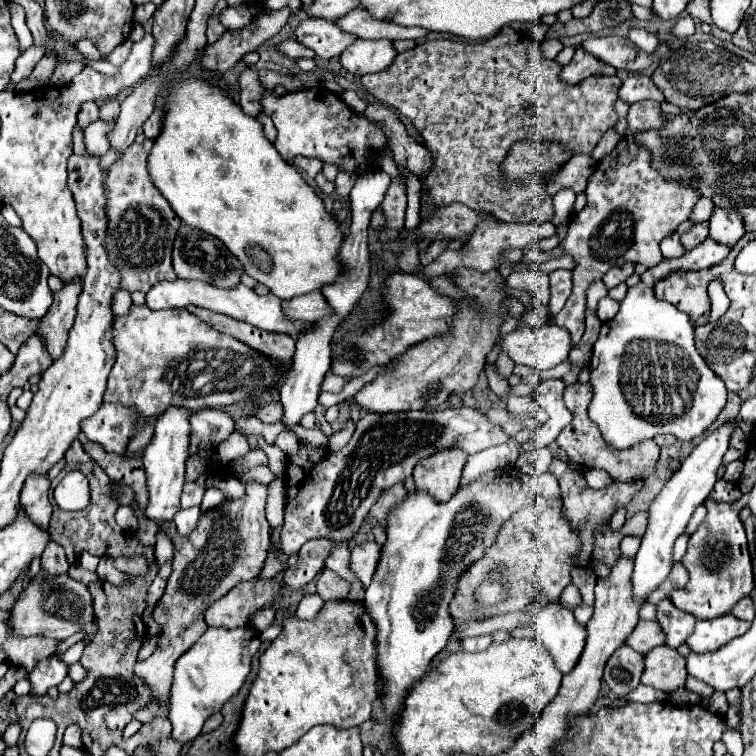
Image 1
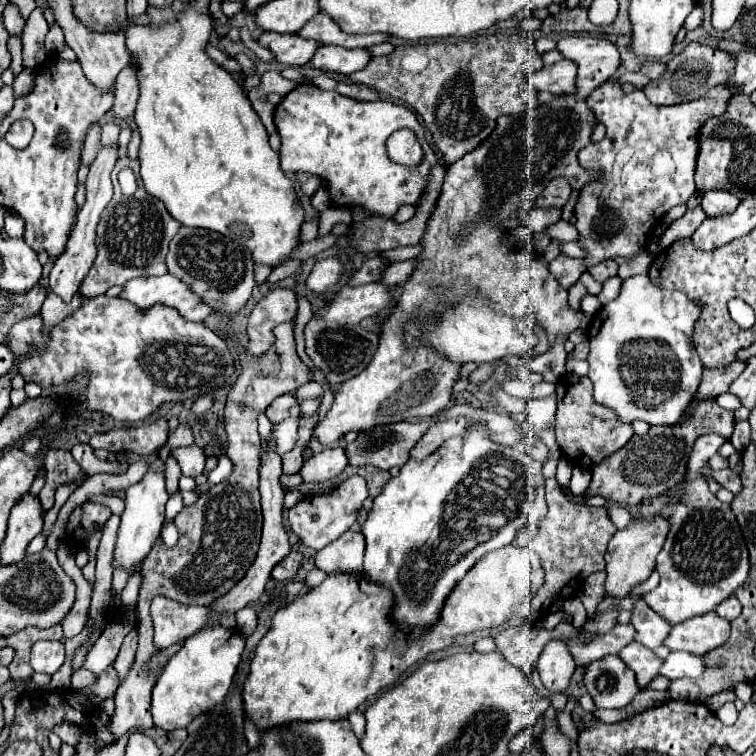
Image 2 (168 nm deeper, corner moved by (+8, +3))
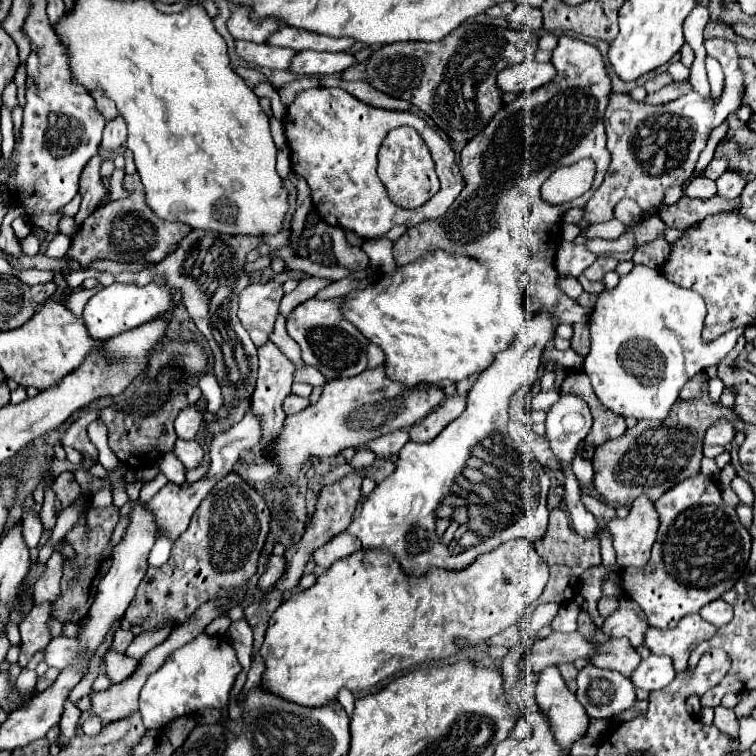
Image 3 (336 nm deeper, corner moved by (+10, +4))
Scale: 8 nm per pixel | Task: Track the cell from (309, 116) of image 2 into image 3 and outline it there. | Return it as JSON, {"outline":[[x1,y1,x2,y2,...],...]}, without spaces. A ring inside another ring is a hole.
{"outline":[[313,88,295,96,285,112,283,124,287,146,291,150,291,170,307,180,313,206,319,218,329,226,353,230,363,238,381,238,395,224,415,226,423,220,445,214,463,188,451,144,411,110,401,112,375,108,353,98,341,88],[397,126,413,126,423,136,435,160,435,170,441,182,439,192,427,200,425,206,413,210,393,204,387,188,377,176,379,146,387,132]]}

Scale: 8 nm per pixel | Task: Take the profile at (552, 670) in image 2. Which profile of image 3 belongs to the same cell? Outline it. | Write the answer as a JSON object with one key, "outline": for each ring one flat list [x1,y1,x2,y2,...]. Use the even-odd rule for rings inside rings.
{"outline":[[547,666,539,672,535,700,541,712,549,716,555,738,563,748,571,748,575,740,585,736,589,716,575,694,567,688,557,666]]}

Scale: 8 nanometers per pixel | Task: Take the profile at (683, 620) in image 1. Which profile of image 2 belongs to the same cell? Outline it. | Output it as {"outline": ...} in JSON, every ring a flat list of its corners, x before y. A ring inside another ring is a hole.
{"outline":[[643,599,635,601,629,623,635,627,635,641,649,649,657,649,659,645,663,645,671,629,671,625,667,625,667,621,663,621,663,617,659,617]]}

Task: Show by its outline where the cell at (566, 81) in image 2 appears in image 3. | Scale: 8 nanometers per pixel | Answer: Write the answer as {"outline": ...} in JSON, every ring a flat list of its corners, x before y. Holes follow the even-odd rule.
{"outline":[[527,60,499,72,499,88,503,92,515,92,515,94,521,94,525,90,533,92,549,84,555,78,555,74,557,70,551,62,539,64,535,60]]}

